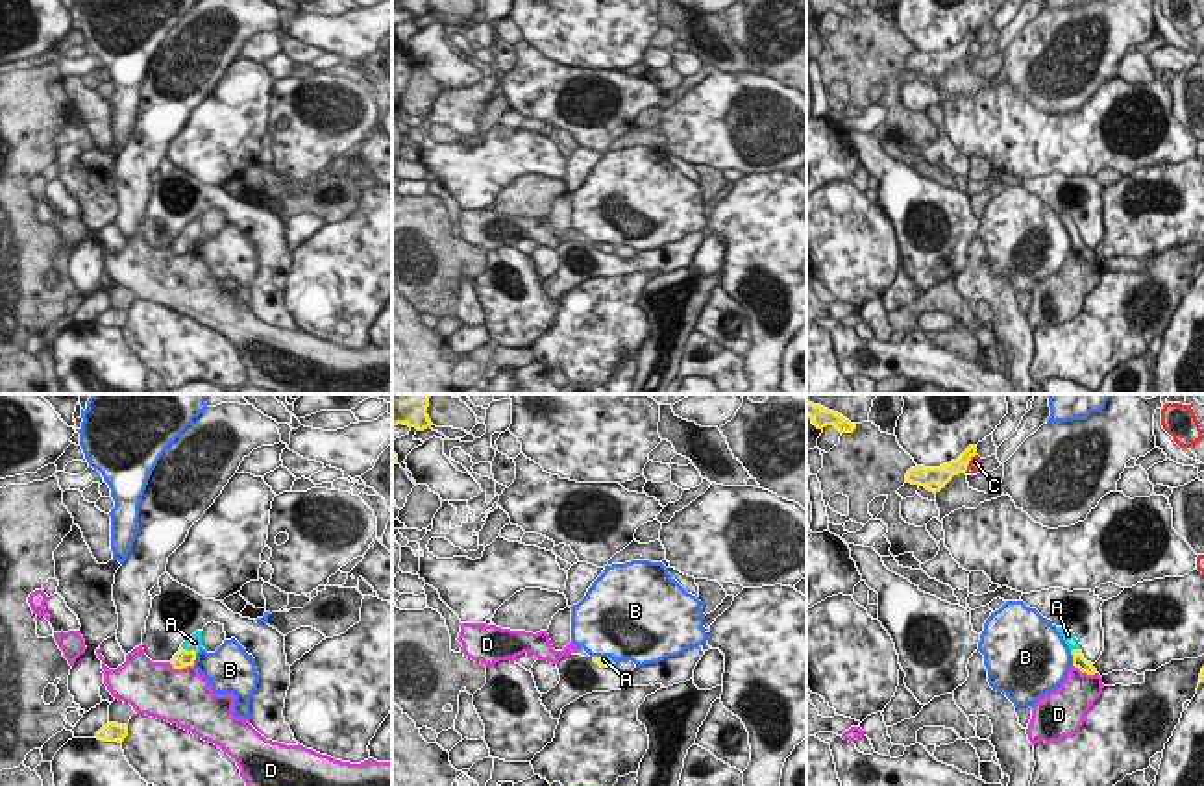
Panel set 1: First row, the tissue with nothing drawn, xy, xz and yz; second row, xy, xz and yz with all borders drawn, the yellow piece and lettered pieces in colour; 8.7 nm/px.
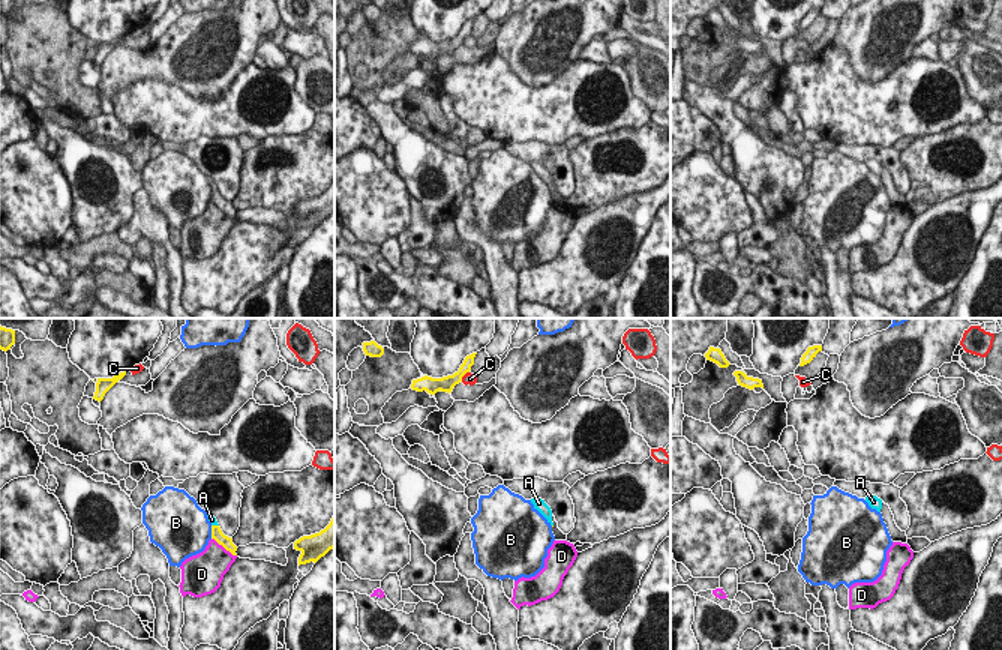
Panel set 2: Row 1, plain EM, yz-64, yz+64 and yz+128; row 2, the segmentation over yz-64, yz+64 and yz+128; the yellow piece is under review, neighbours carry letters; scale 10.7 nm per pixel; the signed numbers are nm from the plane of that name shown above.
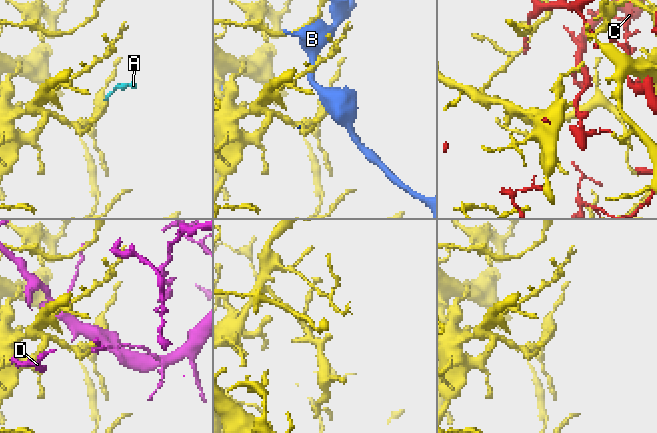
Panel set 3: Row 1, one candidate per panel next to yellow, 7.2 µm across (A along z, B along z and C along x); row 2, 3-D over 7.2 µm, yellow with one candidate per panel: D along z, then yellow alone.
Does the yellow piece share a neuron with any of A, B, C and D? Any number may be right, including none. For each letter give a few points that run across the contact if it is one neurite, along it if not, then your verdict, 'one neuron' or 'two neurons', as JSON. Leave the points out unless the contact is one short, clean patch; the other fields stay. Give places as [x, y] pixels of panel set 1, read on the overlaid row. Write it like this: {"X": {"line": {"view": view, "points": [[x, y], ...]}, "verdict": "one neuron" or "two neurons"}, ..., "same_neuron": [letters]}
{"A": {"line": {"view": "xy", "points": [[182, 659], [189, 651], [195, 642]]}, "verdict": "one neuron"}, "B": {"verdict": "two neurons"}, "C": {"verdict": "two neurons"}, "D": {"verdict": "two neurons"}, "same_neuron": ["A"]}

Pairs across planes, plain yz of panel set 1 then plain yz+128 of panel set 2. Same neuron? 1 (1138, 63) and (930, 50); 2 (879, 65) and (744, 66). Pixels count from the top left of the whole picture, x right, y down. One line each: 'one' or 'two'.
1: one
2: two

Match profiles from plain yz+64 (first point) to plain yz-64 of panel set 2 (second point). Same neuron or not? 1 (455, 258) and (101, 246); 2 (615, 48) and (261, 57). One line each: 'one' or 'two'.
1: two
2: two

